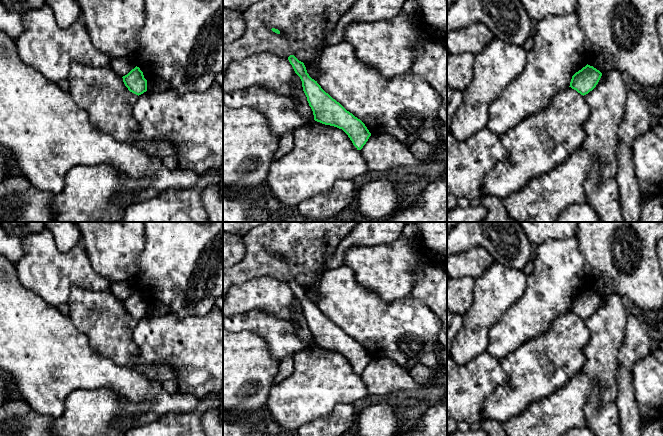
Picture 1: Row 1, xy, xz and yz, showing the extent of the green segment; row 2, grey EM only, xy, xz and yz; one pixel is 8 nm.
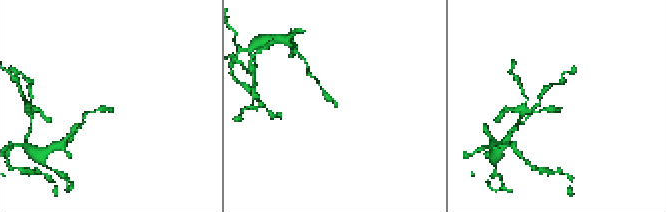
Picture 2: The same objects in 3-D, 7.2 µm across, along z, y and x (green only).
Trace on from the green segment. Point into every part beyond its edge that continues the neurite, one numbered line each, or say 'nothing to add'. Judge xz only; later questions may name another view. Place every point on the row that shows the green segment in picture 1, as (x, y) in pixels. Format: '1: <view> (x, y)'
nothing to add

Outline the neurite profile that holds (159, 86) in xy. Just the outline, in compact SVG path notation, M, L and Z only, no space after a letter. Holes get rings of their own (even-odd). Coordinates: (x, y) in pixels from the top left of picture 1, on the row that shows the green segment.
M157 81L153 83L147 82L147 91L164 92L166 90L168 90L168 85L163 81Z

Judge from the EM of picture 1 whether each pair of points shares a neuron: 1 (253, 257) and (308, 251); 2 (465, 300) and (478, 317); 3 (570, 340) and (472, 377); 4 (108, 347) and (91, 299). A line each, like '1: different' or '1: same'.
1: same
2: different
3: different
4: same

